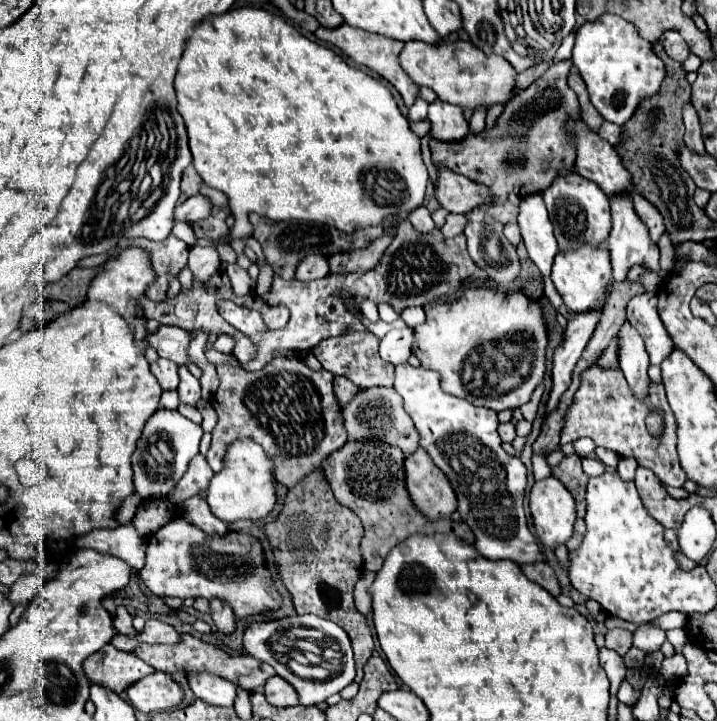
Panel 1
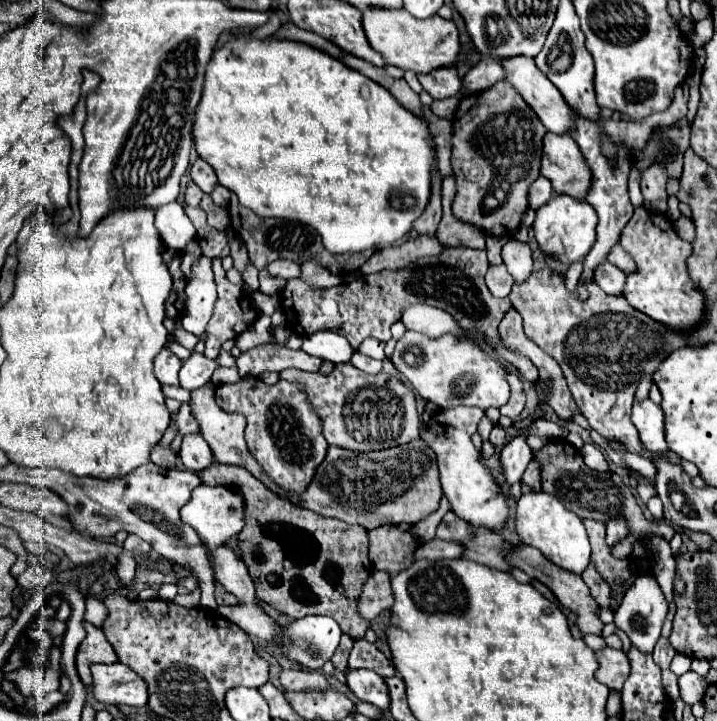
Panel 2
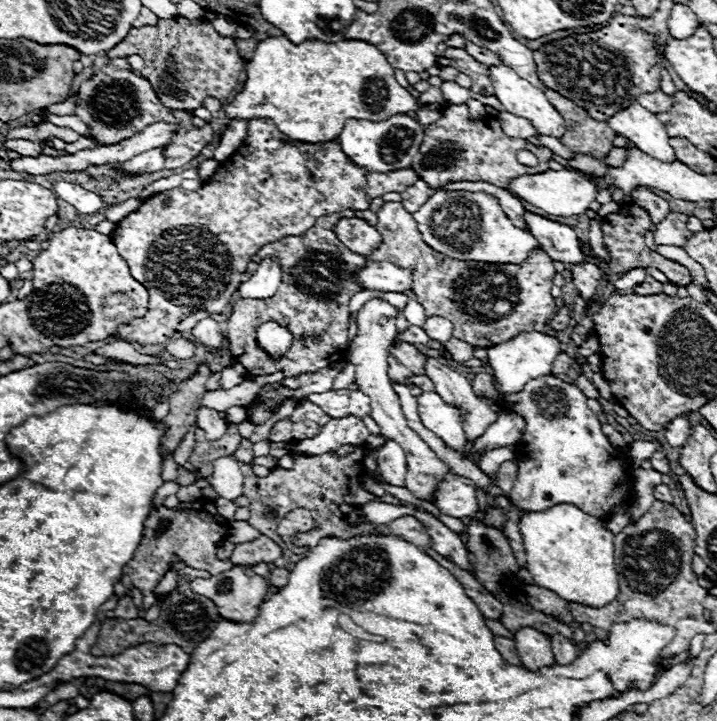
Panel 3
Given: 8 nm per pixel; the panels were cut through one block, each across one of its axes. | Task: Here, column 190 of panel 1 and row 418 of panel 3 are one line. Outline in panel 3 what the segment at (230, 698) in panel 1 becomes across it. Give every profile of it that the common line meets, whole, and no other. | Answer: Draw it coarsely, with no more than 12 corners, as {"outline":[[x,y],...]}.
{"outline":[[688,414],[674,418],[666,426],[666,442],[682,446],[690,436]]}

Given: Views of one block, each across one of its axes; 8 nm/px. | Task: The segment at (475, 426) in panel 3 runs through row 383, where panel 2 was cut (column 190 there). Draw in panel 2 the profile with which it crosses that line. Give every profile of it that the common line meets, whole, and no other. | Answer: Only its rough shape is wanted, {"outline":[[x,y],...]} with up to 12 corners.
{"outline":[[202,434],[182,436],[180,456],[188,470],[204,470],[214,456]]}

